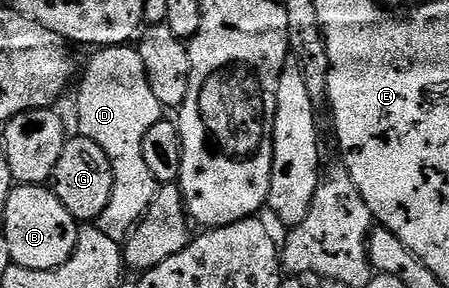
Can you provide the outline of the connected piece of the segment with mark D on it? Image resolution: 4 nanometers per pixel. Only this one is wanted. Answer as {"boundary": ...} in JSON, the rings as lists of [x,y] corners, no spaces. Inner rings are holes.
{"boundary":[[[113,44],[110,48],[100,48],[95,56],[86,64],[86,73],[77,81],[78,84],[78,128],[77,135],[88,138],[108,154],[108,162],[112,166],[112,198],[108,198],[108,206],[104,214],[96,221],[96,226],[108,234],[108,238],[122,242],[134,231],[143,214],[152,206],[152,198],[159,190],[158,179],[148,170],[144,162],[144,137],[156,122],[164,119],[164,109],[156,102],[156,94],[152,94],[152,86],[148,86],[148,78],[144,70],[144,61],[140,59],[137,47],[130,44]]]}

